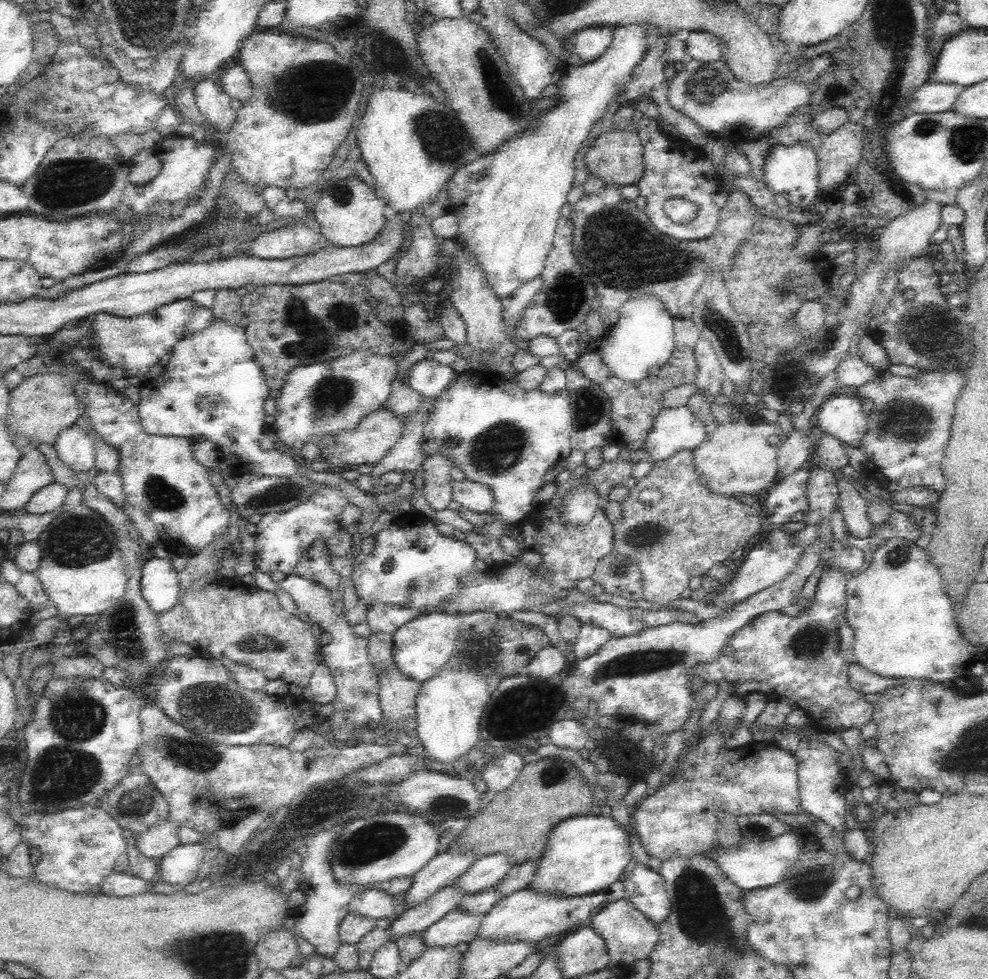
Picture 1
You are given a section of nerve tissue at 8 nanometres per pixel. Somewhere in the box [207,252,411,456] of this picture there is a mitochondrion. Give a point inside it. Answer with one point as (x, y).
(309, 333)

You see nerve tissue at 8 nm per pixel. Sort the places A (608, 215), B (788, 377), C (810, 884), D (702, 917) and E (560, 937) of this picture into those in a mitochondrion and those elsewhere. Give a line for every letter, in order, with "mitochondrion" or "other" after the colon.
A: mitochondrion
B: mitochondrion
C: mitochondrion
D: mitochondrion
E: other

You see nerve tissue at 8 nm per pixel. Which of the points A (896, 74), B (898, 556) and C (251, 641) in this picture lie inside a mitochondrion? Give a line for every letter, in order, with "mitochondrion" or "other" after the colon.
A: mitochondrion
B: mitochondrion
C: mitochondrion

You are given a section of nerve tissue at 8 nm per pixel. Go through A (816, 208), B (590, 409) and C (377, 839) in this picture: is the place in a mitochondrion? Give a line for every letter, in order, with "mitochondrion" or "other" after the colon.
A: other
B: mitochondrion
C: mitochondrion

